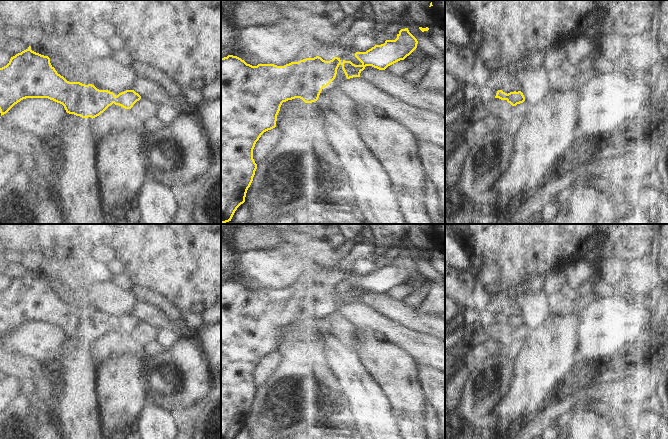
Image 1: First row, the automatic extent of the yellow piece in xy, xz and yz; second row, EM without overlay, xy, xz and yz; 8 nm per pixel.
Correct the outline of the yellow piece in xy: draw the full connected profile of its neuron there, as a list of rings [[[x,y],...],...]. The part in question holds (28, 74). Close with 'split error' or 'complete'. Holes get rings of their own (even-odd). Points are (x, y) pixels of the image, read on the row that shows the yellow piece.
[[[29,46],[0,68],[1,116],[26,98],[48,98],[62,104],[69,114],[93,119],[113,103],[131,109],[141,96],[134,90],[116,96],[92,84],[69,82],[57,73],[48,56],[32,51]]] | complete

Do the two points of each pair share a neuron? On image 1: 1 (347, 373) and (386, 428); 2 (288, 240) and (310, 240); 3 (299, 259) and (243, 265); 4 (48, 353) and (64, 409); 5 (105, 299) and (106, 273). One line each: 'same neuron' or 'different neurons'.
1: same neuron
2: different neurons
3: same neuron
4: different neurons
5: different neurons

